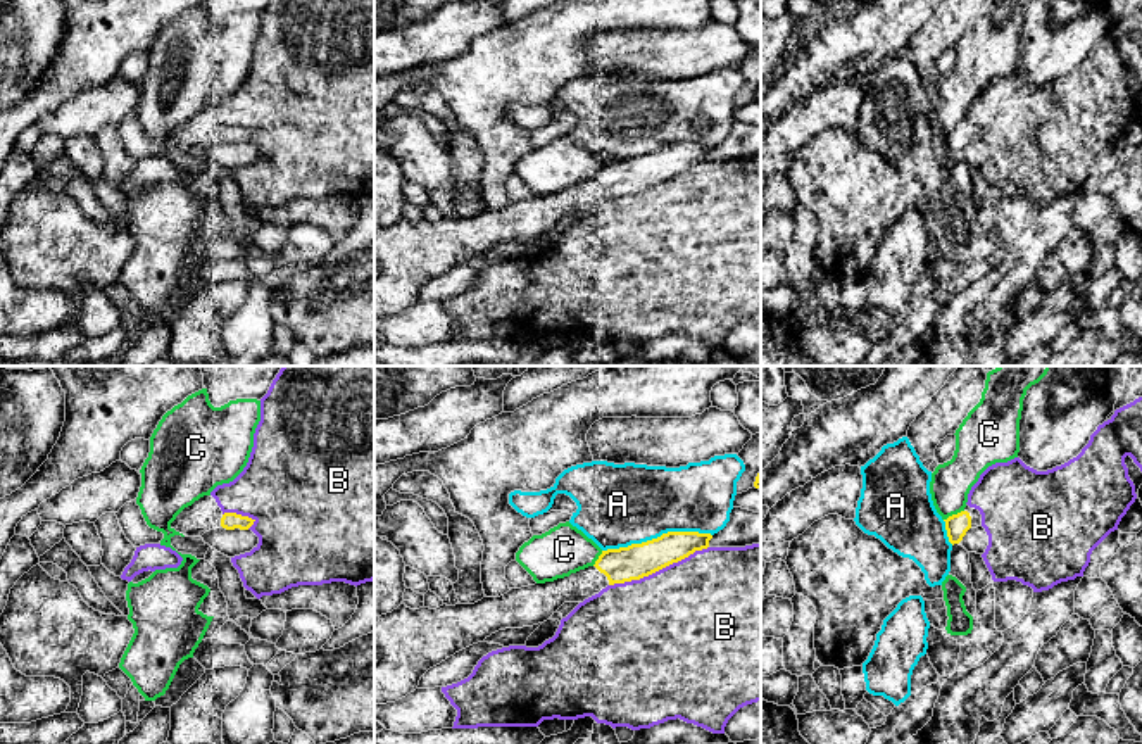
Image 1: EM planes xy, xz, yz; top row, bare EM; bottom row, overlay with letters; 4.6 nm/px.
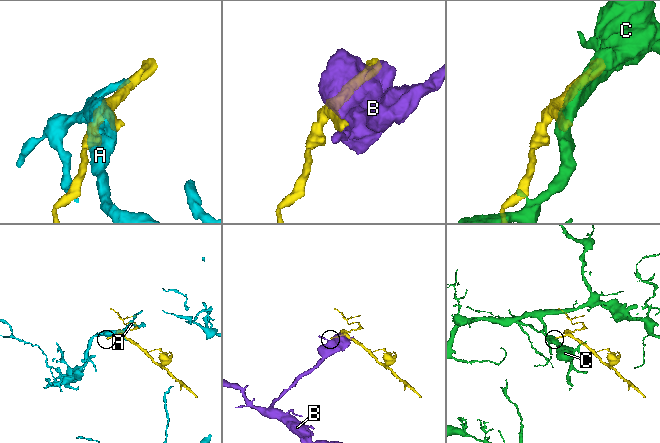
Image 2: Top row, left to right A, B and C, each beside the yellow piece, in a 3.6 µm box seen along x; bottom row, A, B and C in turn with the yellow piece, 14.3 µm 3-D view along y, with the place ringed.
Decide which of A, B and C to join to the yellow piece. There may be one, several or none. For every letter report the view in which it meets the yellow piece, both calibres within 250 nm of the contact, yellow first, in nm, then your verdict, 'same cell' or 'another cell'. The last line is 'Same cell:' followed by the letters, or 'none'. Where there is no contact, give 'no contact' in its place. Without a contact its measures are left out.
A: xz | 160/380 nm | another cell
B: xz | 160/500 nm | another cell
C: yz | 110/190 nm | another cell
Same cell: none

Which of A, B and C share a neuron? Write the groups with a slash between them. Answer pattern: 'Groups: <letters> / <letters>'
Groups: A / B / C

